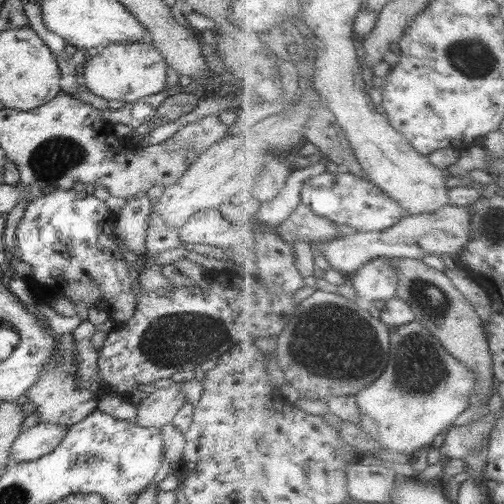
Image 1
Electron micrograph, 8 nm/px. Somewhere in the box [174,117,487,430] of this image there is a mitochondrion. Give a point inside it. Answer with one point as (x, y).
(358, 348)

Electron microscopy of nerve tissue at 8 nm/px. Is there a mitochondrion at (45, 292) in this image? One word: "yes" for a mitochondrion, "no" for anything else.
no

